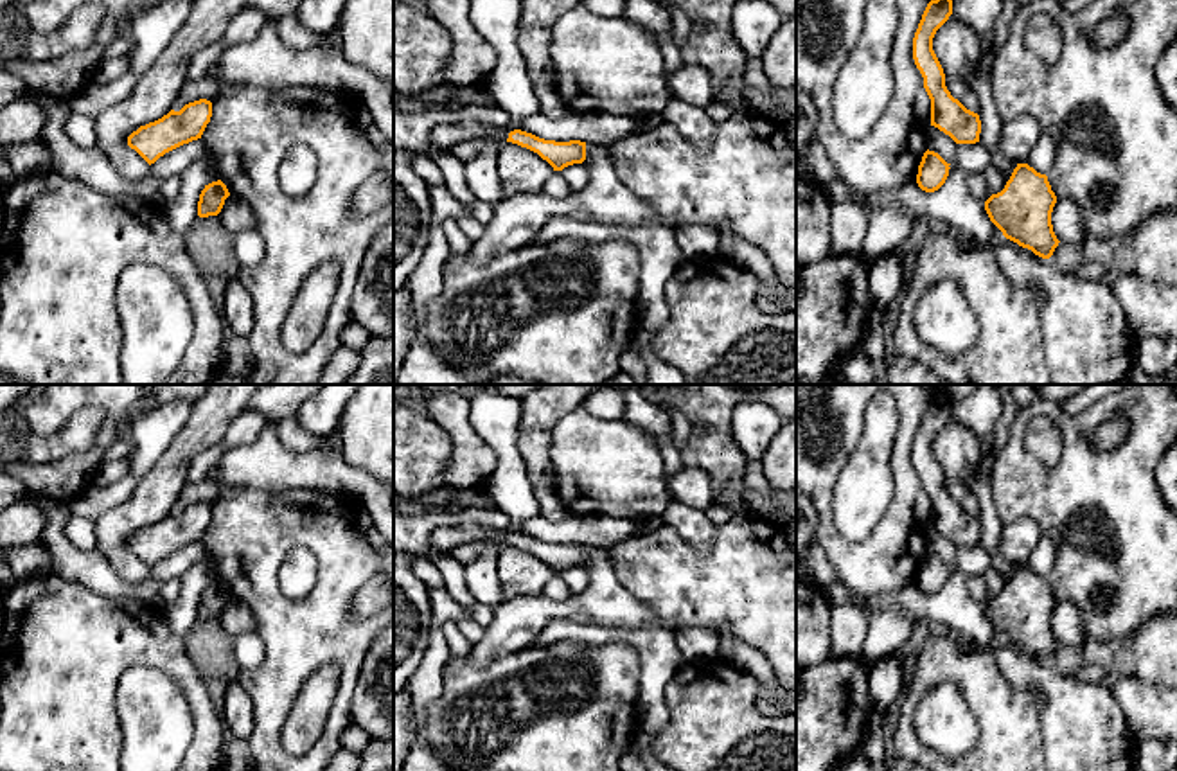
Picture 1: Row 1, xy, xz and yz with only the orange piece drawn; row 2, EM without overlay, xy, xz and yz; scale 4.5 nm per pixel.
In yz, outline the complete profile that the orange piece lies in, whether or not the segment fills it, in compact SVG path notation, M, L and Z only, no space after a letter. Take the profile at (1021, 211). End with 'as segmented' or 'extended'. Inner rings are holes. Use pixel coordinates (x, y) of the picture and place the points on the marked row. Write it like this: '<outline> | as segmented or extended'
M1017 164L1004 189L985 201L985 210L1006 239L1049 259L1060 243L1051 225L1055 203L1048 176Z | as segmented

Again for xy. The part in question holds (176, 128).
M210 101L189 102L180 111L171 110L162 119L140 126L128 137L128 146L151 165L165 153L201 138L210 117Z | as segmented

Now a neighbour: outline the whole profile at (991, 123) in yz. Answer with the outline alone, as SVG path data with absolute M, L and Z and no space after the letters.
M978 66L972 72L969 84L972 86L972 90L979 99L979 110L978 110L981 120L979 144L990 153L992 156L990 165L997 167L1003 173L1004 180L1008 182L1017 164L1006 158L999 149L999 137L1004 120L997 113L990 77L981 66Z

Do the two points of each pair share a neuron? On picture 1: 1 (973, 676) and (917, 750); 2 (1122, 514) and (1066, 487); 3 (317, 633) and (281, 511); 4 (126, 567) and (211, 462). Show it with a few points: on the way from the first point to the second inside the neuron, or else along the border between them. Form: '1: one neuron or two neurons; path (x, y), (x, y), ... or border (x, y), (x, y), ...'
1: one neuron; path (944, 671), (935, 671), (910, 696), (906, 721)
2: one neuron; path (1107, 507), (1100, 500), (1080, 500)
3: one neuron; path (327, 602), (327, 554), (311, 538)
4: two neurons; border (212, 446), (205, 448), (193, 460), (185, 480)

